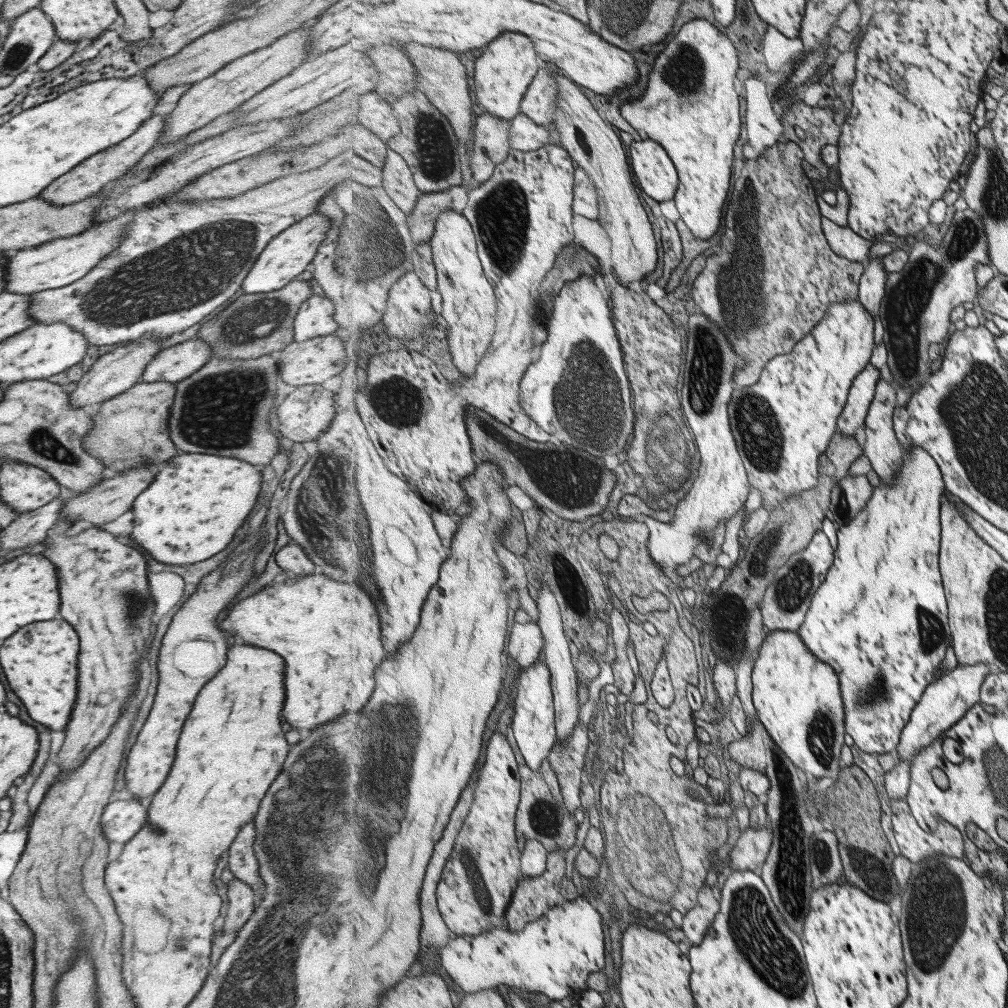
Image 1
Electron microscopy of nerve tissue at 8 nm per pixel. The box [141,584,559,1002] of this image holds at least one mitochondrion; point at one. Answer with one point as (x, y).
(180, 941)

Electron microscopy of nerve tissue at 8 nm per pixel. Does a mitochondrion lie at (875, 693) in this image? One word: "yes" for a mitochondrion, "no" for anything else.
yes

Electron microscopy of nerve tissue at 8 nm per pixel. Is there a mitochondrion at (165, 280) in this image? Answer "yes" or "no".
yes

